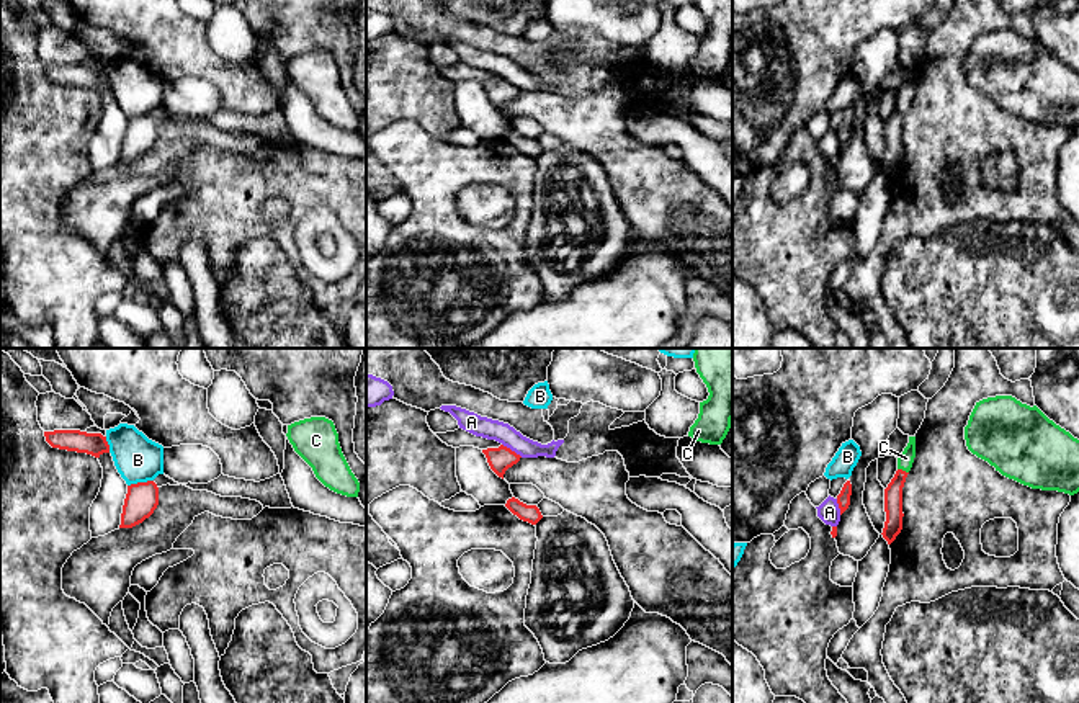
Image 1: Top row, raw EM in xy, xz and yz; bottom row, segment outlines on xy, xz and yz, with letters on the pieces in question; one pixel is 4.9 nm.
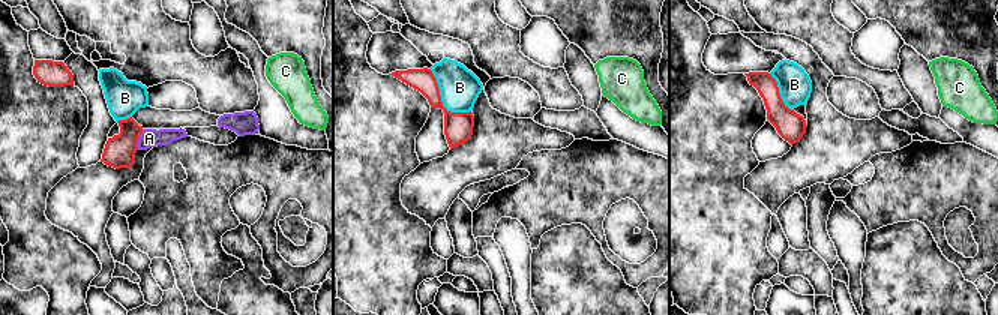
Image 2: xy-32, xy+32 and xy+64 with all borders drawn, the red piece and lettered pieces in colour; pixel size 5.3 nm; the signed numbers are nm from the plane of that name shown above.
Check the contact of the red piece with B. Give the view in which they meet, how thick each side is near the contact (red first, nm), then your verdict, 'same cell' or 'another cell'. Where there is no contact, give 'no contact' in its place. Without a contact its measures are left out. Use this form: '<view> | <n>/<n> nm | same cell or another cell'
xy | 160/220 nm | another cell

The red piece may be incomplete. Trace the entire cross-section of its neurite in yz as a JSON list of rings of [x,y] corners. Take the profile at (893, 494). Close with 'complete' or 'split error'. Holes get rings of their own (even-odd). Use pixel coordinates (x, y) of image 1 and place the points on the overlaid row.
[[[909,437],[909,443],[898,456],[898,471],[884,489],[886,522],[883,538],[891,544],[902,530],[902,487],[916,458],[916,437]]]; split error

